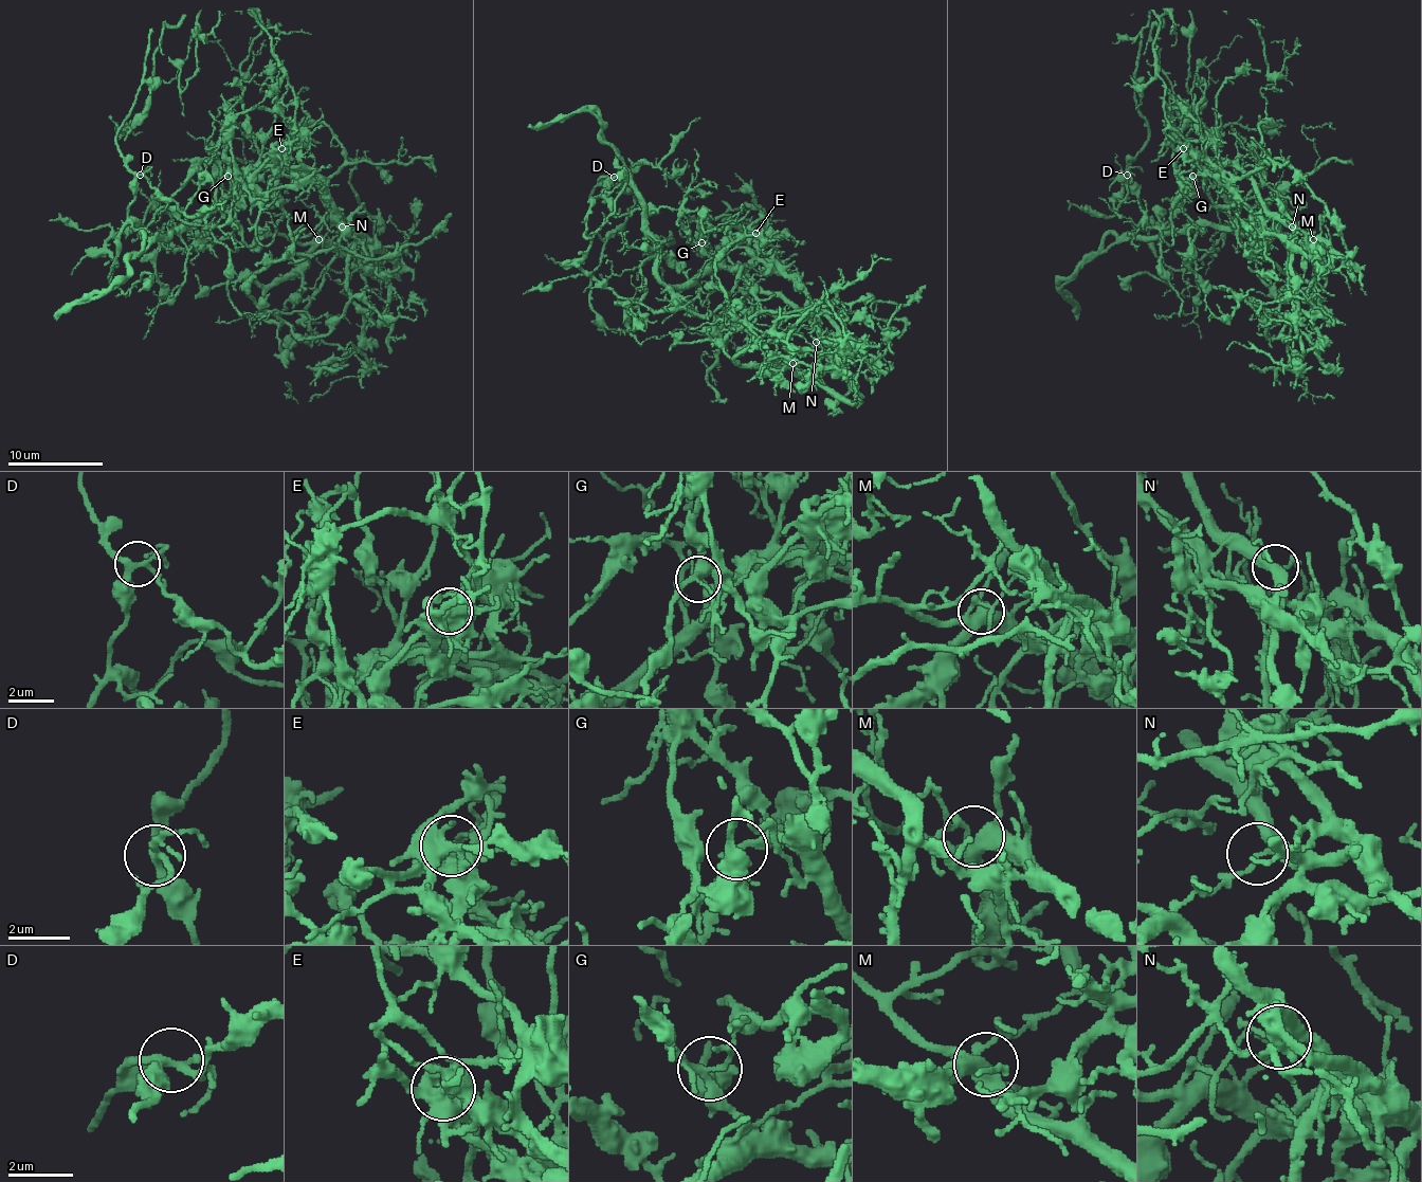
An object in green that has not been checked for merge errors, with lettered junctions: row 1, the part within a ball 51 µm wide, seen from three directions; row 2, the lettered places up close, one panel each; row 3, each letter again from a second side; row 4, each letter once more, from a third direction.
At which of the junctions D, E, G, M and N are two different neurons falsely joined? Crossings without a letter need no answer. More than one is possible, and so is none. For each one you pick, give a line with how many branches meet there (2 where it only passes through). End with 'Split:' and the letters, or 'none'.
E: 9 branches meet
G: 4 branches meet
N: 3 branches meet
Split: E, G, N

